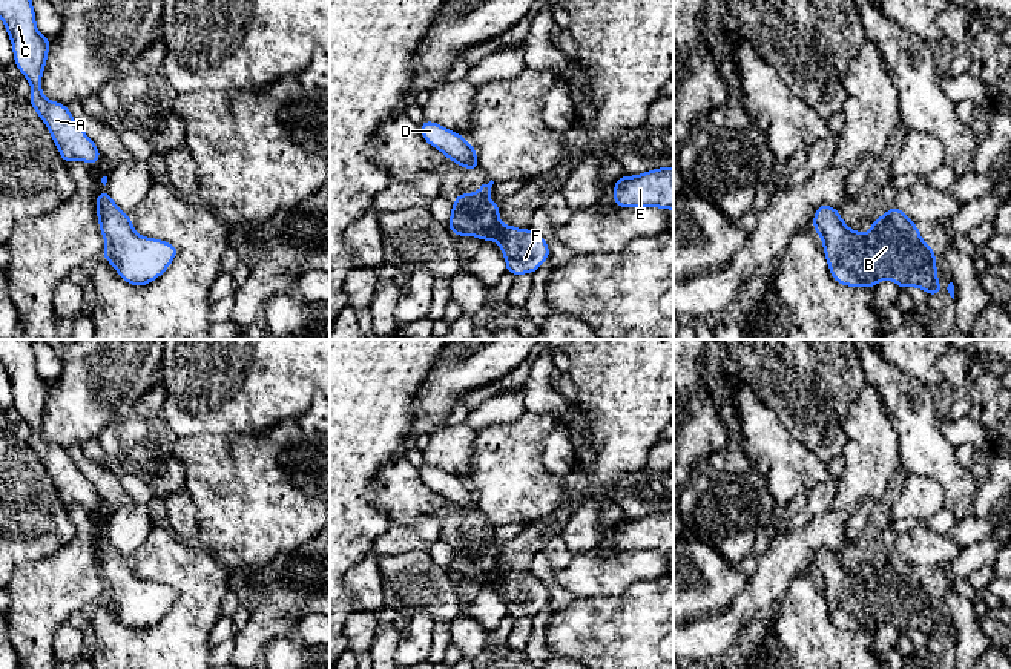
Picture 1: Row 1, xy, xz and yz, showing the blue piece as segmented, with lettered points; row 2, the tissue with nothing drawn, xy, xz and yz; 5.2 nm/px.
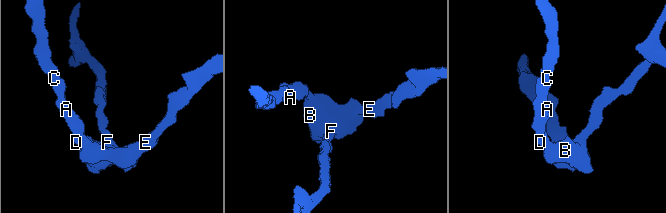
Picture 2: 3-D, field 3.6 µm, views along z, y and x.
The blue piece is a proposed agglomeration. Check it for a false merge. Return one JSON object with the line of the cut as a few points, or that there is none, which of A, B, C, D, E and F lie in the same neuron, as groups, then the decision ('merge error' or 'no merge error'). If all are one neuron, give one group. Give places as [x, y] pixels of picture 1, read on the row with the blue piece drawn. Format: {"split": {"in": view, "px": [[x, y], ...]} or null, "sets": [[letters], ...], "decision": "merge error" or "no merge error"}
{"split": null, "sets": [["A", "B", "C", "D", "E", "F"]], "decision": "no merge error"}

